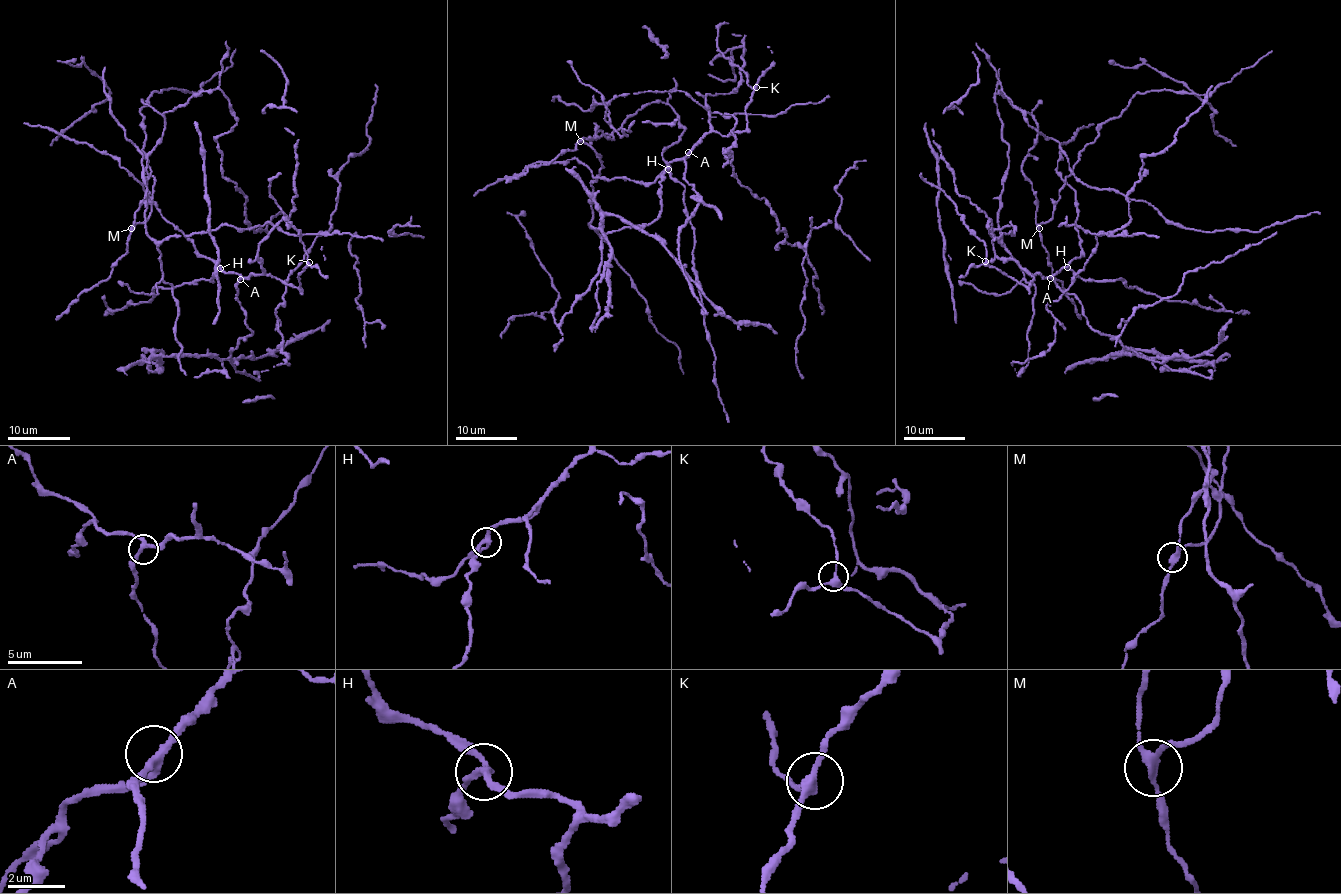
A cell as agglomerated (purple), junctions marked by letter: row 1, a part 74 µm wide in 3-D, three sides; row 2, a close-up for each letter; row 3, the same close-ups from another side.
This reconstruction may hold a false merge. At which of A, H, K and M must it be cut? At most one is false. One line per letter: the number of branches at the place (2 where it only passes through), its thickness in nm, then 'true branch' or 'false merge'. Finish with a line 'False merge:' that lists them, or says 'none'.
A: 3 branches meet; 240 nm thick; true branch
H: 3 branches meet; 220 nm thick; true branch
K: 3 branches meet; 260 nm thick; true branch
M: 3 branches meet; 240 nm thick; false merge
False merge: M

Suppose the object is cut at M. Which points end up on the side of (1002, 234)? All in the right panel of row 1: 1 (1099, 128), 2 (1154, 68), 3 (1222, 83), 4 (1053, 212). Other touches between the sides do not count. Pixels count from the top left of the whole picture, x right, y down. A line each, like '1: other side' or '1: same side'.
1: other side
2: same side
3: other side
4: other side

